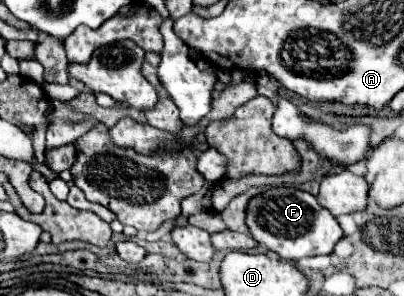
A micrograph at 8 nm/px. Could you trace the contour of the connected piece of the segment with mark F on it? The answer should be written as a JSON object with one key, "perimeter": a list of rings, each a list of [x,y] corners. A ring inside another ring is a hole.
{"perimeter":[[[266,188],[248,204],[246,224],[260,246],[276,252],[282,260],[300,260],[306,256],[330,254],[336,242],[344,236],[338,220],[320,202],[298,188]]]}

